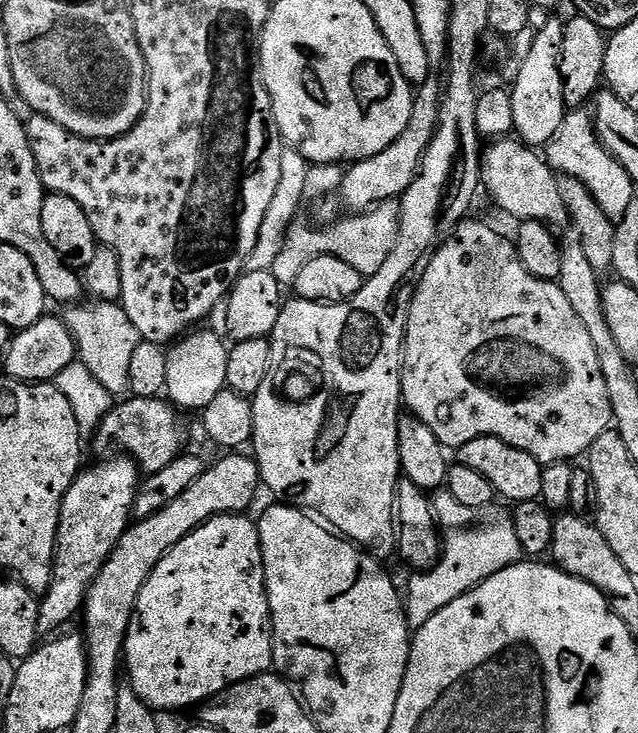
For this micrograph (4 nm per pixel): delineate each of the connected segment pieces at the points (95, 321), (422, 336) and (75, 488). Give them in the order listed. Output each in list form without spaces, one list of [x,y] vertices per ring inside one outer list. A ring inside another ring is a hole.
[[[111,301],[87,303],[67,307],[62,319],[76,340],[79,359],[114,396],[123,395],[129,386],[130,359],[135,347],[140,344],[140,335],[123,305]]]
[[[472,219],[461,220],[452,235],[441,244],[412,294],[412,303],[408,306],[408,329],[404,331],[404,367],[400,369],[403,407],[426,426],[430,426],[438,442],[442,442],[448,450],[461,448],[466,442],[474,442],[474,438],[497,436],[518,450],[526,450],[526,454],[534,457],[541,466],[563,460],[575,461],[575,456],[583,457],[594,446],[596,439],[614,424],[610,394],[606,394],[606,378],[602,378],[602,366],[598,366],[594,342],[586,326],[582,326],[578,314],[574,314],[574,306],[570,306],[566,294],[562,294],[559,283],[534,278],[534,274],[522,266],[515,243],[509,237],[507,240],[490,225]]]
[[[124,454],[105,459],[100,464],[85,467],[64,496],[56,539],[56,561],[52,563],[50,586],[40,600],[38,630],[42,634],[59,633],[63,624],[81,615],[90,586],[128,529],[142,473],[135,460]]]

